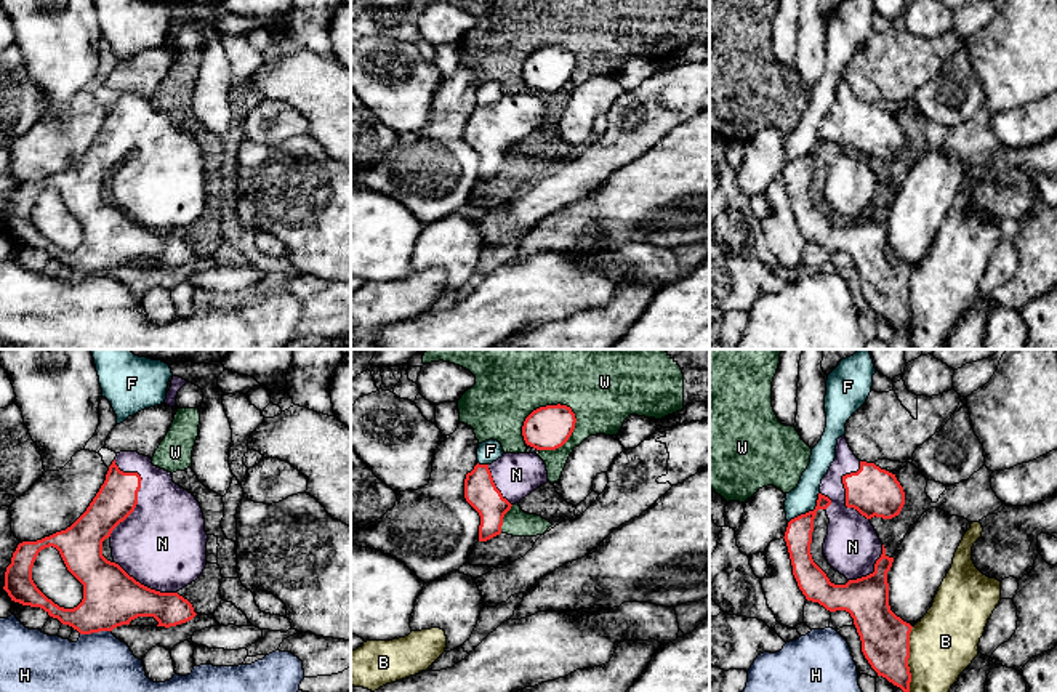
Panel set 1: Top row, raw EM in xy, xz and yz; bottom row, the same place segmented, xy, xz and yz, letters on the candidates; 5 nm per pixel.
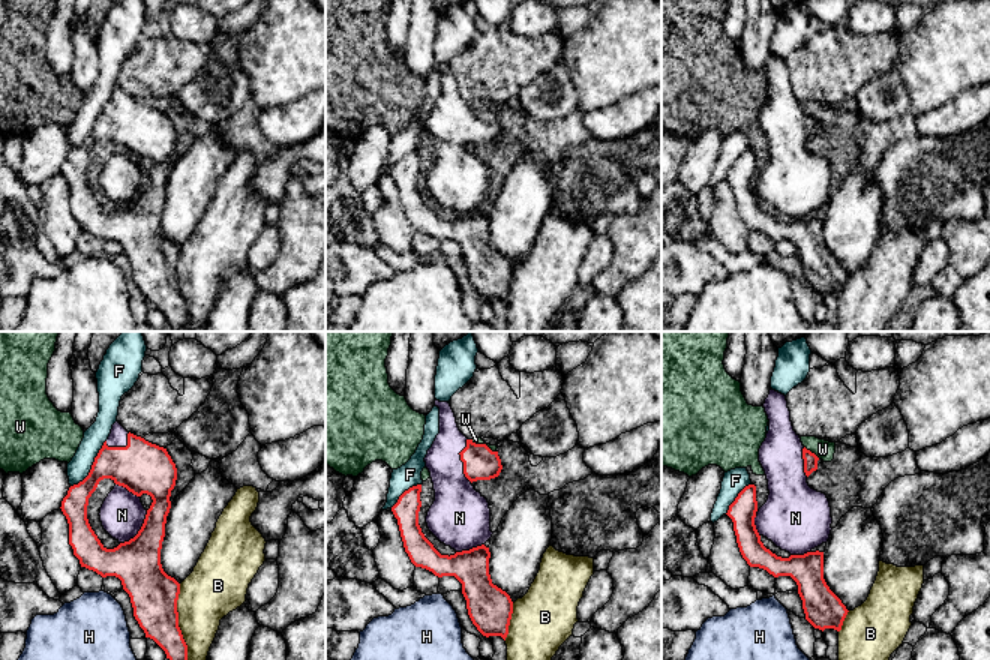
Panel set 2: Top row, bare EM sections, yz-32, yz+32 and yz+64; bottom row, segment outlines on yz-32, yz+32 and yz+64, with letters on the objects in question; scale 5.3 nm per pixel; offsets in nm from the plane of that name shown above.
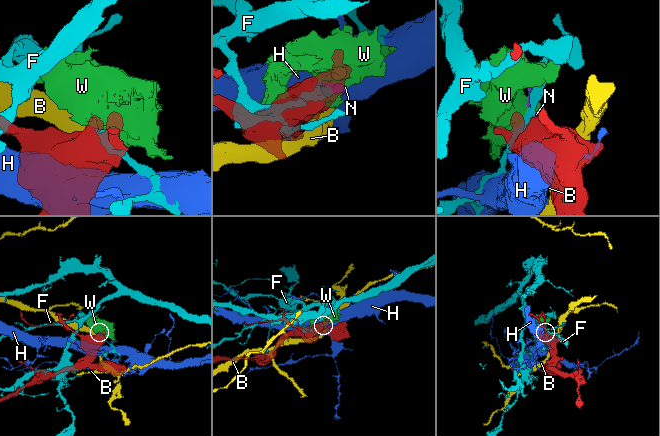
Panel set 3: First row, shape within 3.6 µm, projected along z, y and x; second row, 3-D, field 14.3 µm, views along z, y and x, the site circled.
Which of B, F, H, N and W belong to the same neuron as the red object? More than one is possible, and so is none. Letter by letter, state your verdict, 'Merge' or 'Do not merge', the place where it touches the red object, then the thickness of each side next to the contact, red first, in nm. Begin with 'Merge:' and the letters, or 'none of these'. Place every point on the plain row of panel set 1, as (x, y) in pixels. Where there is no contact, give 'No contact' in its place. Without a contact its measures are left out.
Merge: N
B: Do not merge. Touches red at yz (907, 303). Thickness 240 nm (red) against 320 nm
F: Do not merge. Touches red at yz (809, 152). Thickness 140 nm (red) against 140 nm
H: Do not merge. Touches red at xy (95, 273). Thickness 280 nm (red) against 460 nm
N: Merge. Touches red at xy (138, 132). Thickness 200 nm (red) against 400 nm
W: Do not merge. Touches red at xz (540, 48). Thickness 220 nm (red) against 320 nm

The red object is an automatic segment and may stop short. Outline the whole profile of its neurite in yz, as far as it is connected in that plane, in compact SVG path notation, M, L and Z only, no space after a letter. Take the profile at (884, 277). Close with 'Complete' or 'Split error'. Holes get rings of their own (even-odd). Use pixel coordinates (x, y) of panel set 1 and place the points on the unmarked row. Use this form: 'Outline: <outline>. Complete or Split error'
Outline: M842 77L838 80L836 99L822 120L815 151L791 160L783 179L793 216L806 240L830 253L849 253L871 309L908 338L913 268L890 251L887 213L894 199L886 195L870 163L874 157L898 157L903 146L905 133L895 115L860 103ZM818 151L825 151L830 160L823 195L849 221L846 226L831 224L812 200L810 184Z. Split error

